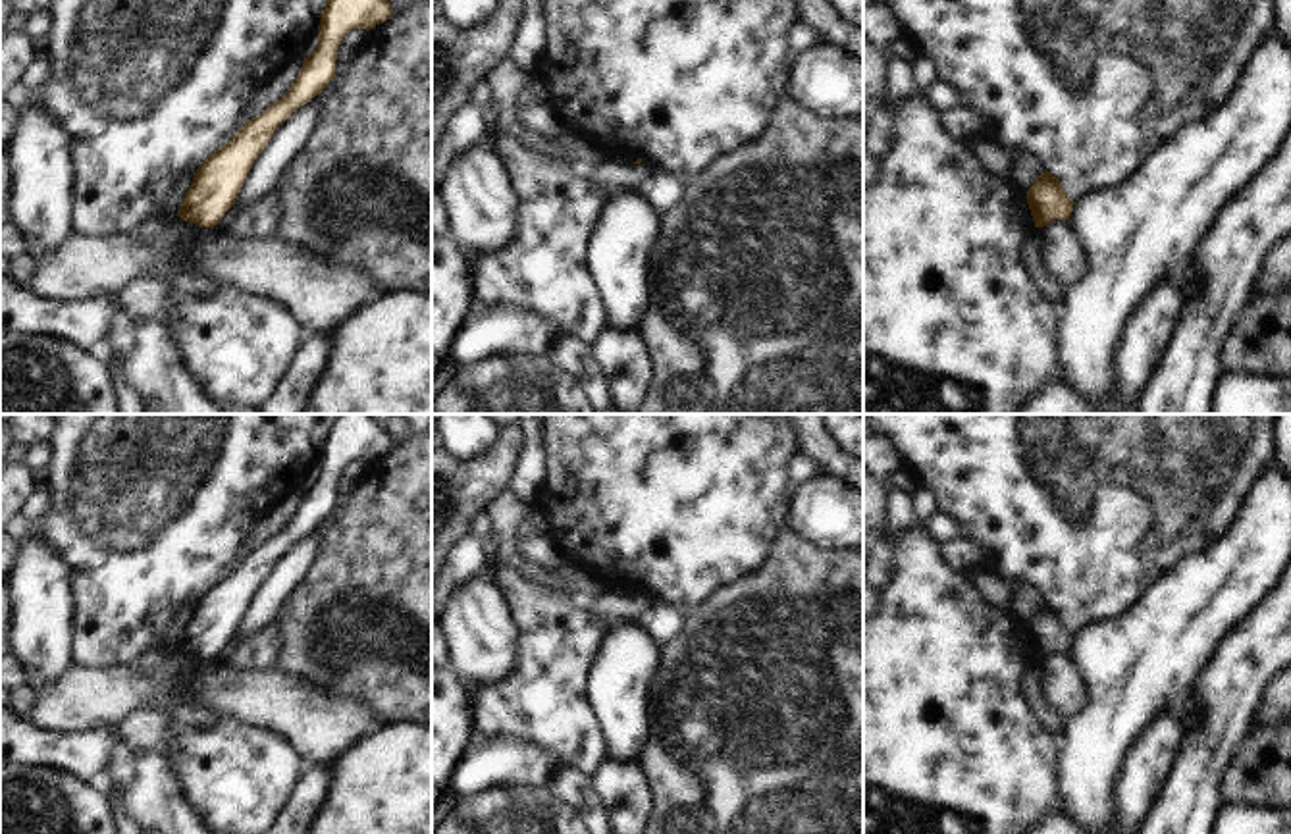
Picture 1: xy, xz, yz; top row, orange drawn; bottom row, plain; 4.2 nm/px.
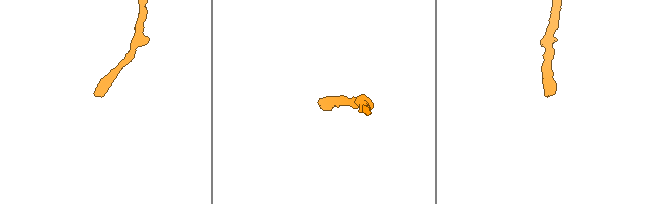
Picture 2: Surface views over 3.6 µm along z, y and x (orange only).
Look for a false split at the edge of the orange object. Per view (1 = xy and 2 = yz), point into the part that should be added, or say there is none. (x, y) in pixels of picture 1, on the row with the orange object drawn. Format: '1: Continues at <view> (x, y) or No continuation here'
1: No continuation here
2: No continuation here.

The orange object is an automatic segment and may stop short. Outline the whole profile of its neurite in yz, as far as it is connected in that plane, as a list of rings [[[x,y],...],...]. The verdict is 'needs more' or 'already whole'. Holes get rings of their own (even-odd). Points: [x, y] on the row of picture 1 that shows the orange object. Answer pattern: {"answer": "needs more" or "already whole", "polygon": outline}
{"answer": "already whole", "polygon": [[[1046,169],[1035,179],[1025,198],[1035,227],[1044,227],[1054,220],[1069,220],[1075,204],[1064,191],[1062,181]]]}

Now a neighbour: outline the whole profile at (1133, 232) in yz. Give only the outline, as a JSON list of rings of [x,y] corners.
[[[1276,25],[1252,48],[1233,92],[1202,119],[1160,143],[1123,181],[1089,189],[1069,222],[1089,256],[1087,272],[1067,285],[1060,308],[1060,379],[1083,393],[1094,414],[1137,414],[1114,391],[1116,351],[1127,318],[1166,272],[1179,272],[1216,214],[1278,152],[1291,129],[1291,46]]]

